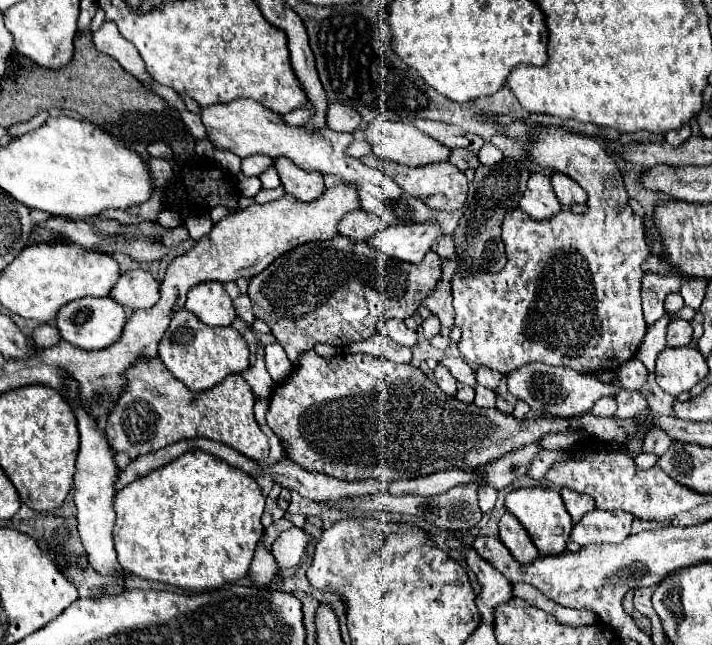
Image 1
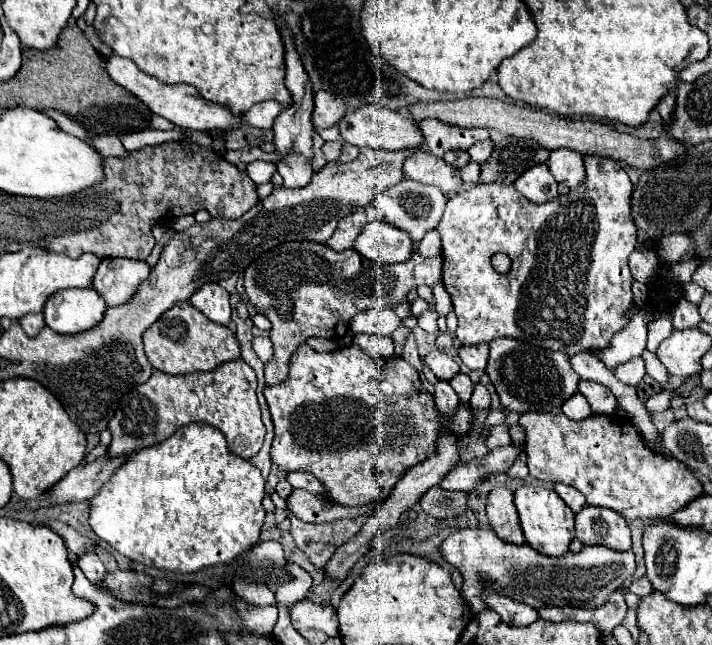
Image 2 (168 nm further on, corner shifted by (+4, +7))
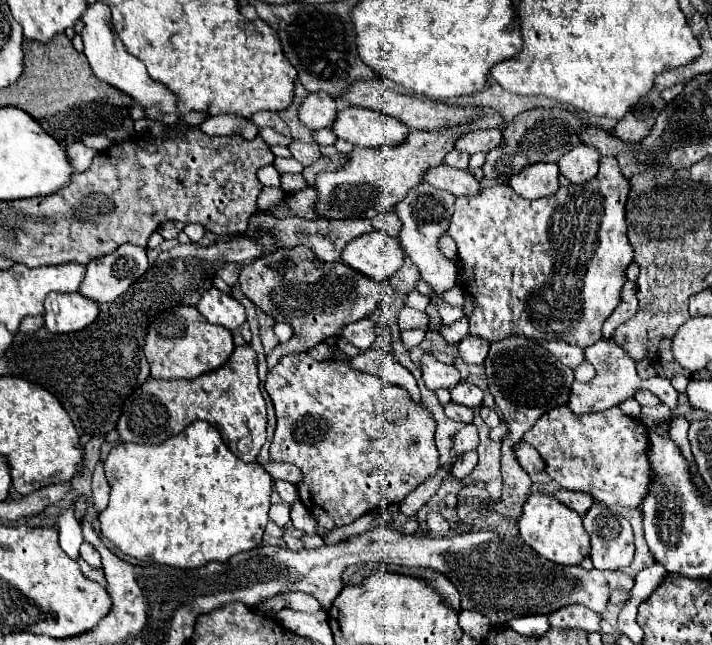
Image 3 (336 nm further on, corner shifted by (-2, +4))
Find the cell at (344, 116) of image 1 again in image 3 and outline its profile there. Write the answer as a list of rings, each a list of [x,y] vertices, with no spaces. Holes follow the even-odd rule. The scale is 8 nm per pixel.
[[[312,92],[302,100],[300,110],[298,110],[298,118],[310,130],[332,128],[336,112],[338,112],[336,100],[332,96],[324,94],[324,92]]]

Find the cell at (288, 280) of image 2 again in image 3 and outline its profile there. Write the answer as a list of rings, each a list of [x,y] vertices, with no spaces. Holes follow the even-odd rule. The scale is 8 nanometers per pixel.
[[[302,246],[278,248],[268,256],[256,258],[240,272],[242,292],[276,322],[286,322],[294,328],[294,336],[286,344],[278,344],[266,356],[268,368],[274,368],[282,356],[306,352],[330,336],[340,336],[342,326],[362,320],[372,314],[386,296],[396,296],[394,288],[380,286],[380,282],[366,280],[358,272],[350,272],[346,264],[320,264],[314,266],[314,252]]]

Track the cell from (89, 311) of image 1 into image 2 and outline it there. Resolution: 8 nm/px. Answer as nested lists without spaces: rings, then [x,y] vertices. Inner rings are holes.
[[[64,289],[44,305],[44,319],[50,329],[74,335],[94,329],[106,313],[106,301],[94,289]]]

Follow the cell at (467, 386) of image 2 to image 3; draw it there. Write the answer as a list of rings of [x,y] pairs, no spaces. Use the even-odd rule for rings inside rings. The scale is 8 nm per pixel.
[[[460,382],[458,386],[454,386],[450,390],[452,394],[452,400],[460,406],[468,406],[468,408],[476,408],[482,404],[482,390],[470,382]]]

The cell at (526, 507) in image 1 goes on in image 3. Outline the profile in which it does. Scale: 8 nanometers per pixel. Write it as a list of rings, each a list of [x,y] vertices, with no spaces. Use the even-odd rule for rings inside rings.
[[[530,494],[522,506],[522,516],[518,518],[520,538],[540,556],[560,566],[576,566],[590,554],[590,536],[584,530],[582,516],[548,494]]]

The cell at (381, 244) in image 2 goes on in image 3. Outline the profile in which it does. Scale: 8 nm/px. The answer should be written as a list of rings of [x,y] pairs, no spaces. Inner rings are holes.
[[[370,232],[348,242],[340,262],[376,282],[384,282],[402,268],[404,254],[398,240],[382,236],[382,232]]]

